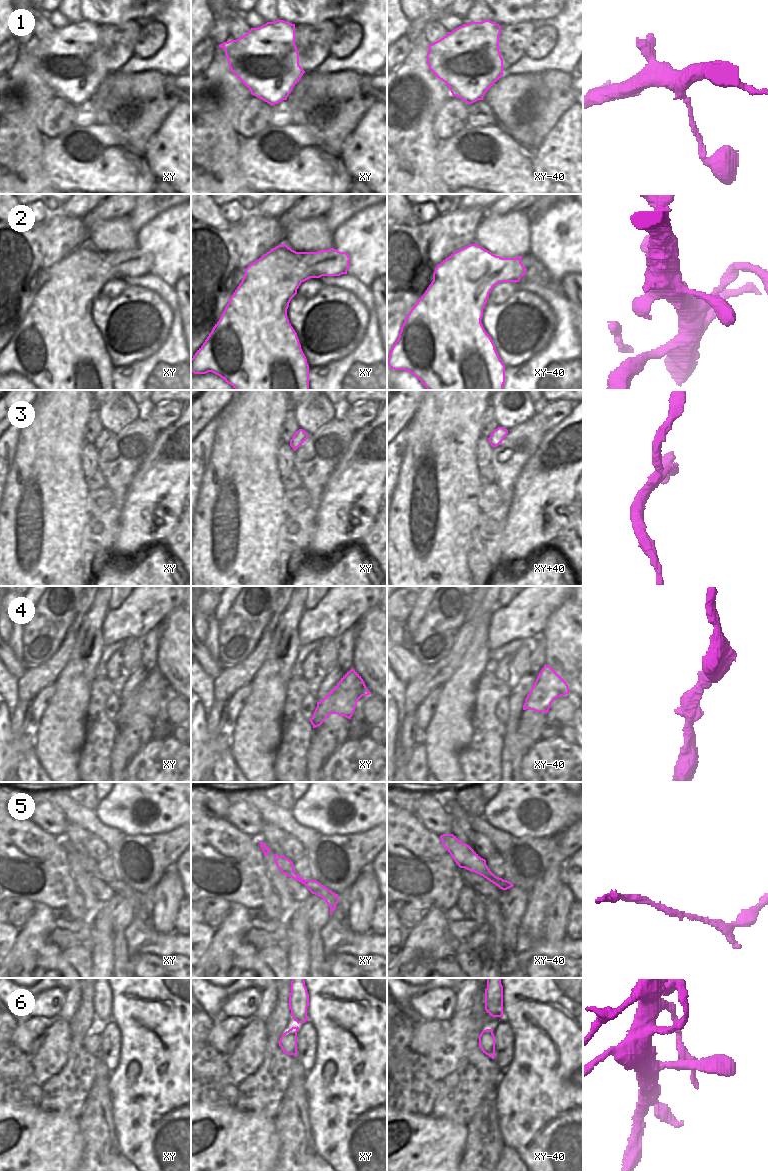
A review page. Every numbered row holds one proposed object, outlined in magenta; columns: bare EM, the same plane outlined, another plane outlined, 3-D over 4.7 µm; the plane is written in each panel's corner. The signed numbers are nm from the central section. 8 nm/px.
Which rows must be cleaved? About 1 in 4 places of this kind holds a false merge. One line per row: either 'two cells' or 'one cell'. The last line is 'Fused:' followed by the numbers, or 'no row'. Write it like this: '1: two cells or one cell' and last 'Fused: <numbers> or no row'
1: one cell
2: one cell
3: one cell
4: one cell
5: one cell
6: one cell
Fused: no row

